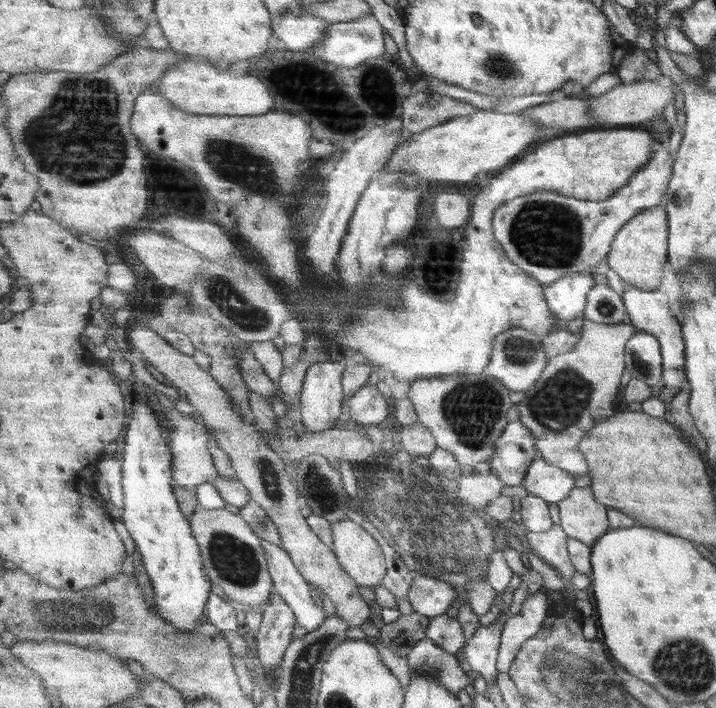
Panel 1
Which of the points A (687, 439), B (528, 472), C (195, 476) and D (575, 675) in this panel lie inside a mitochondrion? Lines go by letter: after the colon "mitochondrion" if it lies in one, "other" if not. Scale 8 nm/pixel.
A: other
B: other
C: other
D: mitochondrion

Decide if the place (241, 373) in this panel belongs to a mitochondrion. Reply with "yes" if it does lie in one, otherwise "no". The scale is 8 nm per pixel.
no

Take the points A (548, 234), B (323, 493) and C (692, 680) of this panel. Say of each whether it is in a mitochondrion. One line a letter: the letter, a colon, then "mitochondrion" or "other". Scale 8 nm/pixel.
A: mitochondrion
B: mitochondrion
C: mitochondrion

